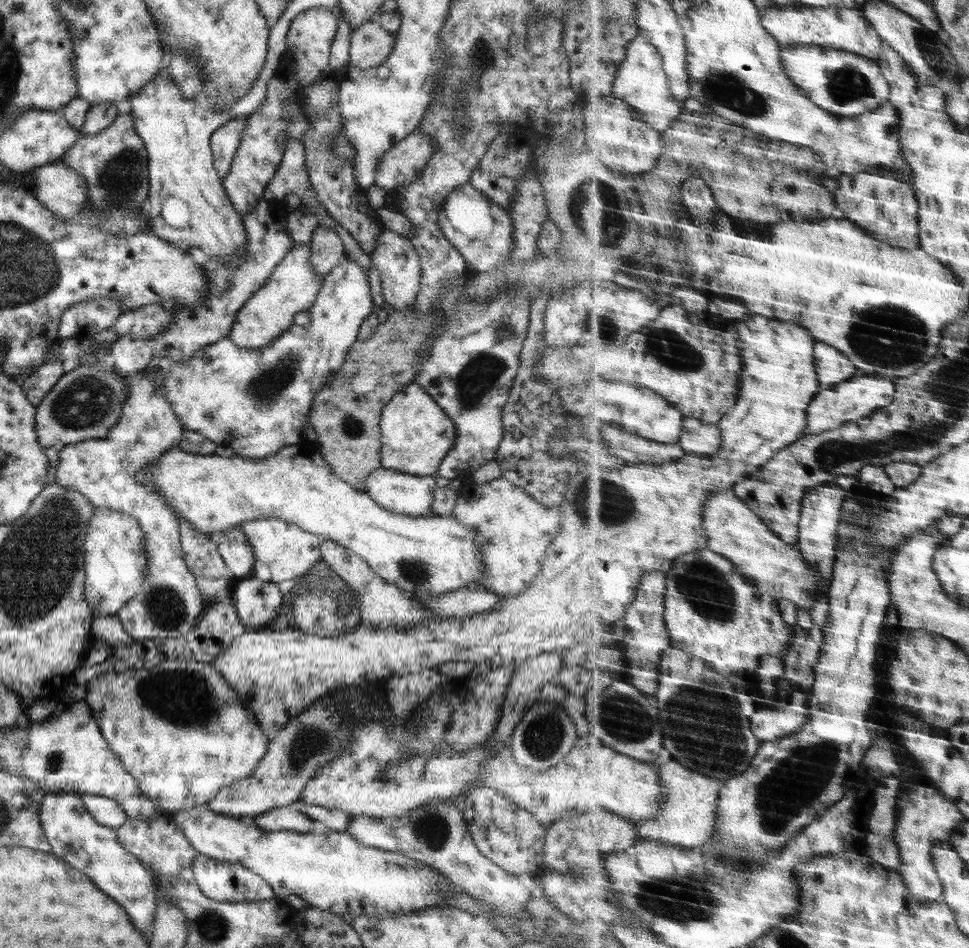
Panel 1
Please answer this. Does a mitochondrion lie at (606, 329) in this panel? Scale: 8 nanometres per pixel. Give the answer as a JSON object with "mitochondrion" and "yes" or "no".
{"mitochondrion":"yes"}

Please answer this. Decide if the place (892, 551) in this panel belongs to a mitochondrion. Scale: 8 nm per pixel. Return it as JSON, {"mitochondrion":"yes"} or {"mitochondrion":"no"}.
{"mitochondrion":"no"}

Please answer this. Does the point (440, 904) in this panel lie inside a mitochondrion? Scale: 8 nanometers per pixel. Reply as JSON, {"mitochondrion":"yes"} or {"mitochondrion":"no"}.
{"mitochondrion":"no"}

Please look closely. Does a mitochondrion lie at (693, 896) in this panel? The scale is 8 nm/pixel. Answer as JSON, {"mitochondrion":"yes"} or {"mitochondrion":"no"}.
{"mitochondrion":"yes"}

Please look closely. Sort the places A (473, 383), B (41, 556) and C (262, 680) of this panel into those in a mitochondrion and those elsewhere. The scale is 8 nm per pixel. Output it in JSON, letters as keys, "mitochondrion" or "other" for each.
{"A":"mitochondrion","B":"mitochondrion","C":"other"}

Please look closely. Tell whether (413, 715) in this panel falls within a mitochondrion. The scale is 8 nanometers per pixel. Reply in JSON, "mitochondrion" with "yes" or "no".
{"mitochondrion":"no"}

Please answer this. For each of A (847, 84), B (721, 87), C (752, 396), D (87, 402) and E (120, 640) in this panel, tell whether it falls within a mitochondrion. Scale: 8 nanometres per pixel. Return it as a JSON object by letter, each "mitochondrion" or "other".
{"A":"mitochondrion","B":"mitochondrion","C":"other","D":"mitochondrion","E":"other"}

